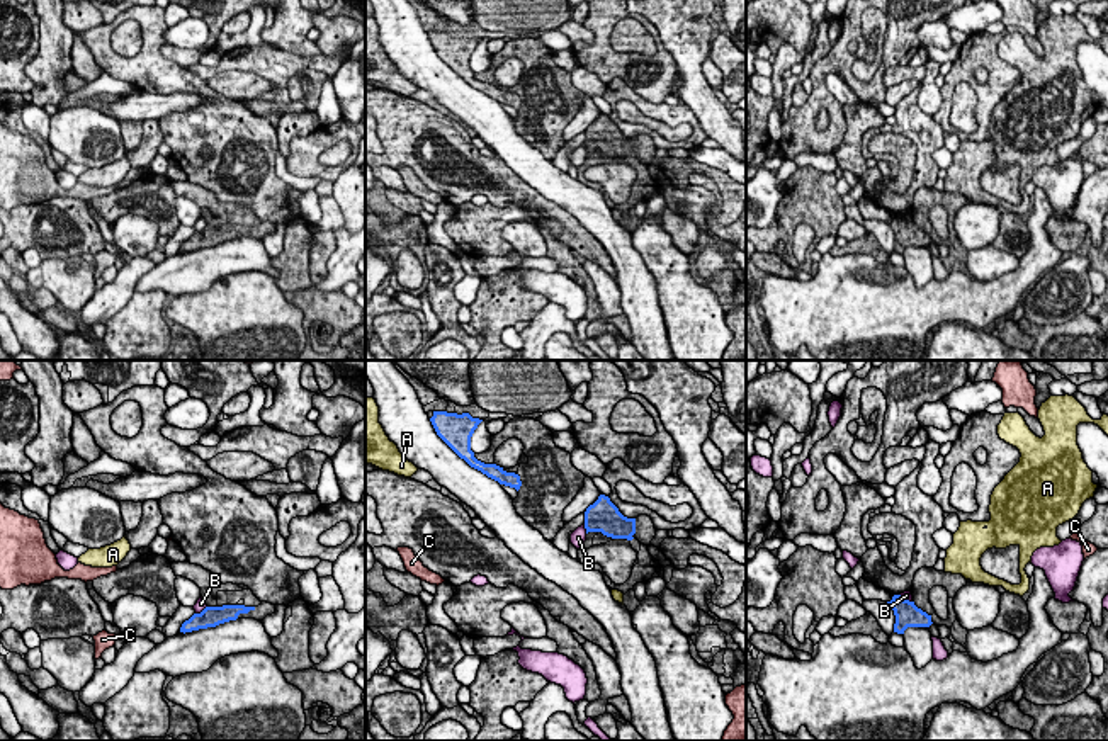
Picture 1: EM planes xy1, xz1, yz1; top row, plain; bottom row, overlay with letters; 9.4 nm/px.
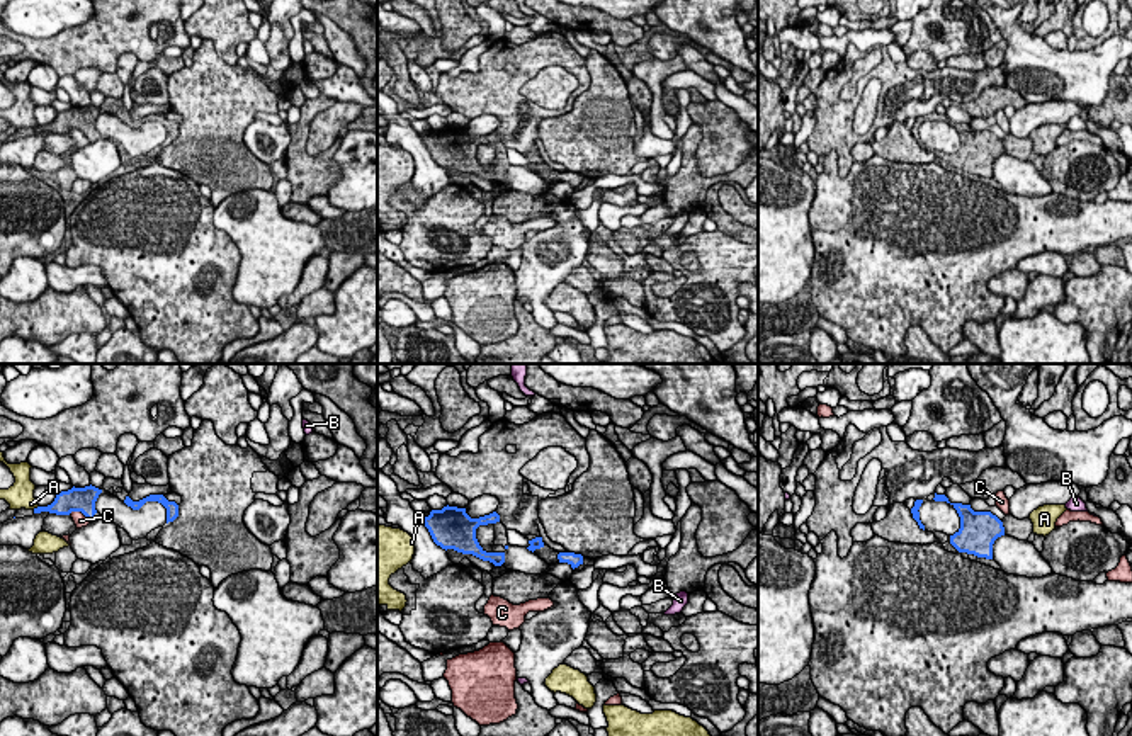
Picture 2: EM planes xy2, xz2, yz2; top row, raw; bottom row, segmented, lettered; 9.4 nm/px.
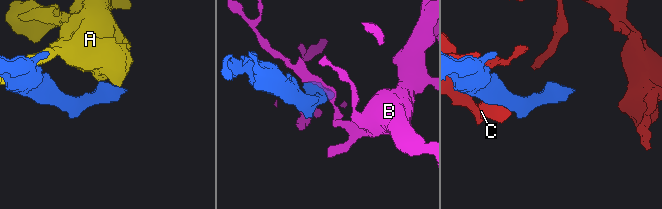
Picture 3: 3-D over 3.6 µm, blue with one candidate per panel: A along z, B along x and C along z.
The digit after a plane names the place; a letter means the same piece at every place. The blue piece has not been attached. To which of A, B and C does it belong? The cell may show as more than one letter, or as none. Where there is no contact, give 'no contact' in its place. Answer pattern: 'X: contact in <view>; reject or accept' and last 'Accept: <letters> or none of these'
A: contact in xy2; reject
B: contact in xz1; reject
C: contact in xy2; reject
Accept: none of these

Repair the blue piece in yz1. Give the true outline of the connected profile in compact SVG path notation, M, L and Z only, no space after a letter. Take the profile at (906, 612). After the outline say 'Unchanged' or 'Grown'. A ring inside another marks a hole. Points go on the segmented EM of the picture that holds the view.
M894 595L887 603L894 610L894 632L897 634L904 634L907 627L930 627L933 624L931 615L918 608L914 602L904 600L901 595Z. Unchanged

